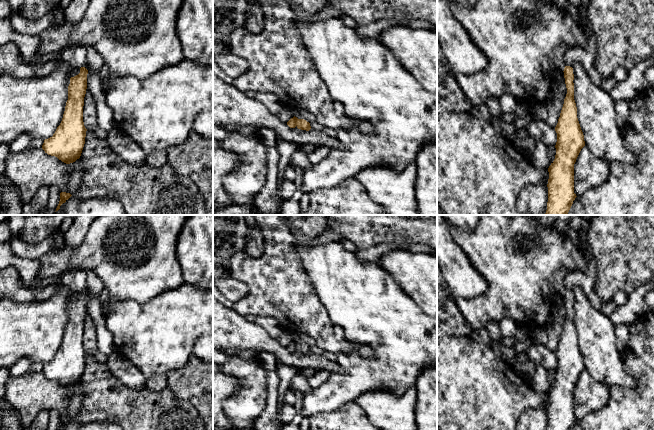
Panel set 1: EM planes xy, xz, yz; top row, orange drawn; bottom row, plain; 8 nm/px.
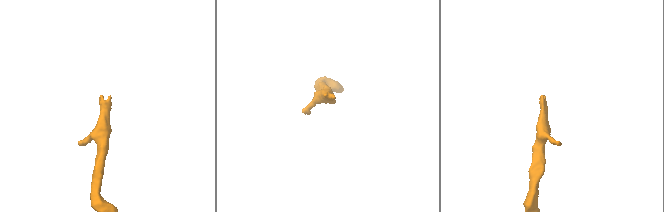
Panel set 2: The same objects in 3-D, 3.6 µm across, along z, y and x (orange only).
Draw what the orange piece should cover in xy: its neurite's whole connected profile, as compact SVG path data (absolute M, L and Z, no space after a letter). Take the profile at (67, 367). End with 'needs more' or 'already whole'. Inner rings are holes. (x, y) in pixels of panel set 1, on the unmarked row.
M72 269L61 274L54 285L56 290L67 287L72 293L80 295L78 299L70 302L68 324L60 349L53 360L45 363L42 369L45 377L66 388L80 382L85 368L87 353L83 346L83 330L88 298L86 278L86 271Z; needs more

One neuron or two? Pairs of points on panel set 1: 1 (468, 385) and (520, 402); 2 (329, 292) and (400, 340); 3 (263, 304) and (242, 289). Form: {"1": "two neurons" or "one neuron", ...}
{"1": "one neuron", "2": "one neuron", "3": "two neurons"}

